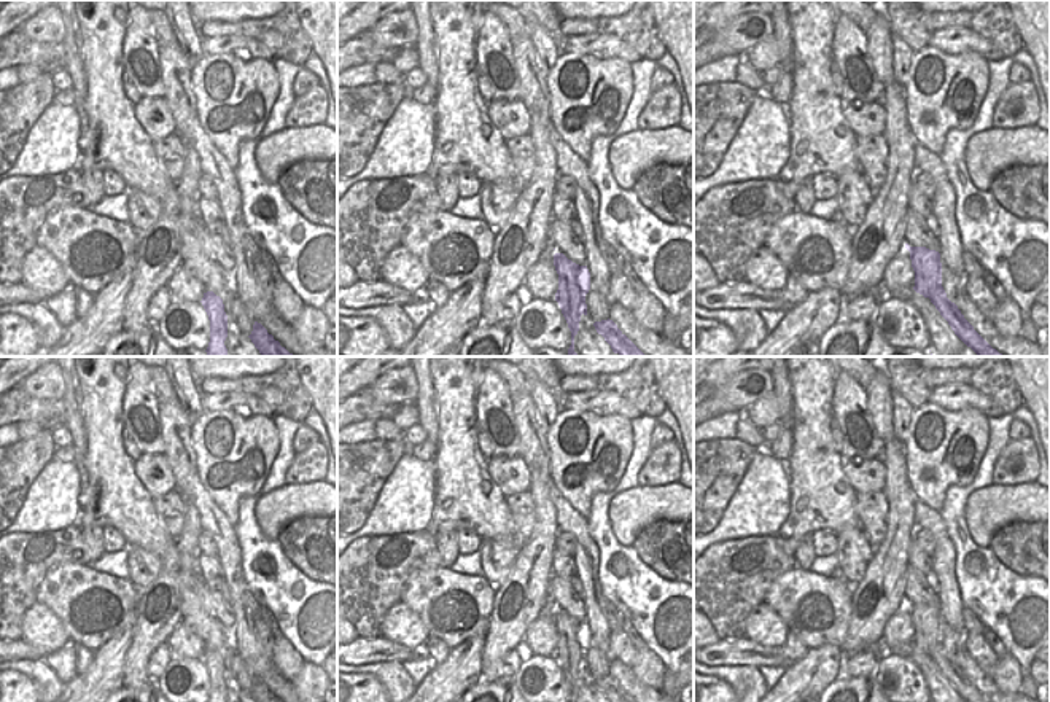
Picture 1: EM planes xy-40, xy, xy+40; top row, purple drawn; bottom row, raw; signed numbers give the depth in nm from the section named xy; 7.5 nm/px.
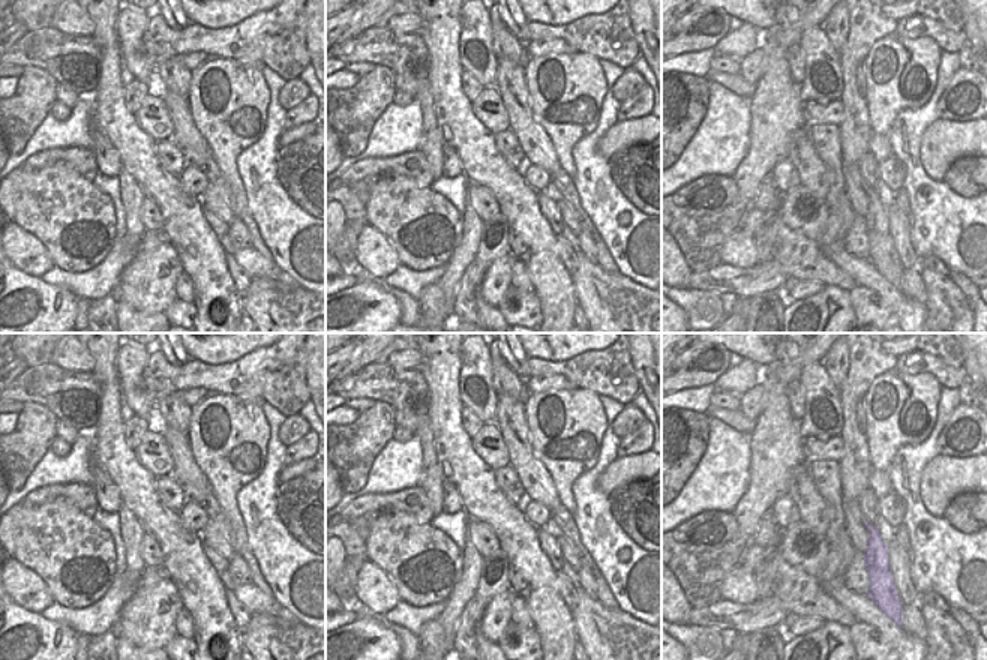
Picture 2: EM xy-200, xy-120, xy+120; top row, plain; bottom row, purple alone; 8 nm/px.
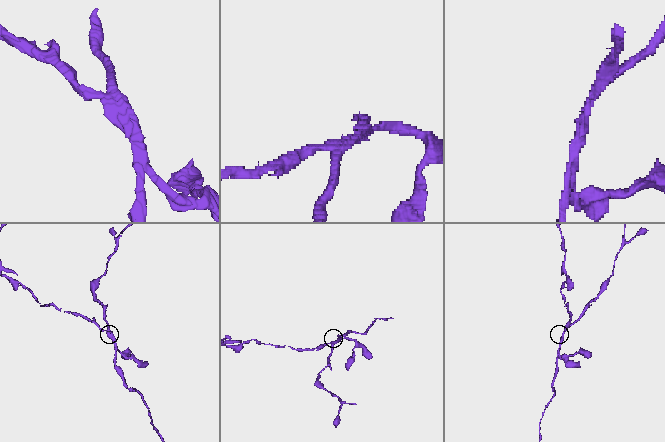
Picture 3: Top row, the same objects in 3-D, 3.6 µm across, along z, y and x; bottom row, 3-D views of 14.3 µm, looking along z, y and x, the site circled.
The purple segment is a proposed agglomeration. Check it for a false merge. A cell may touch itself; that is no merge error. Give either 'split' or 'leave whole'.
split

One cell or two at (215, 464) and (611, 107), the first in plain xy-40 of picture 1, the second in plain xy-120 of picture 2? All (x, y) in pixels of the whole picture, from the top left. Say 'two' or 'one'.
two

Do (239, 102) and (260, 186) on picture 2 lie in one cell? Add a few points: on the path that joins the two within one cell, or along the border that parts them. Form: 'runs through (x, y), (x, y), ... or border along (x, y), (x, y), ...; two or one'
border along (267, 114), (263, 134), (236, 159), (242, 180); two

